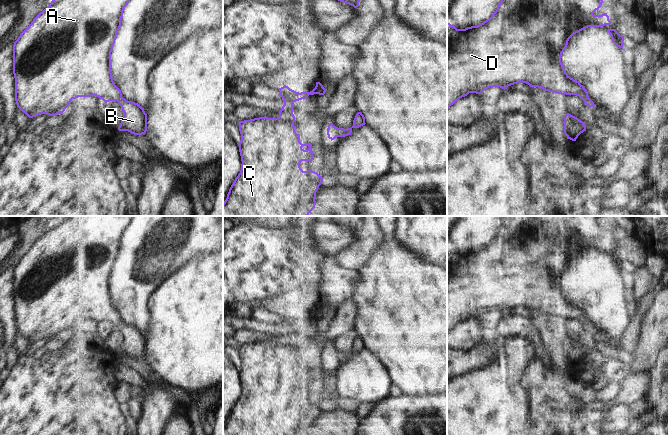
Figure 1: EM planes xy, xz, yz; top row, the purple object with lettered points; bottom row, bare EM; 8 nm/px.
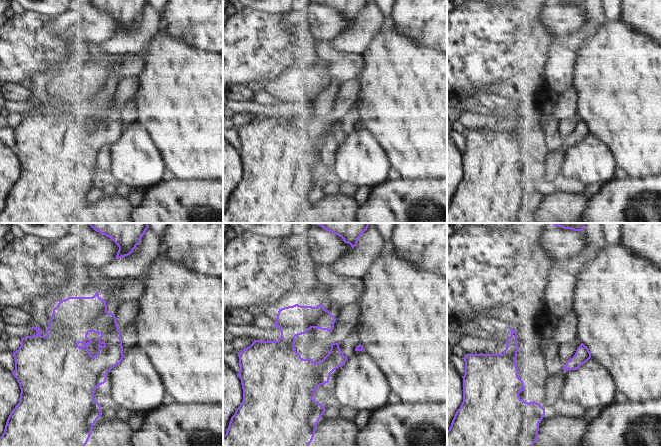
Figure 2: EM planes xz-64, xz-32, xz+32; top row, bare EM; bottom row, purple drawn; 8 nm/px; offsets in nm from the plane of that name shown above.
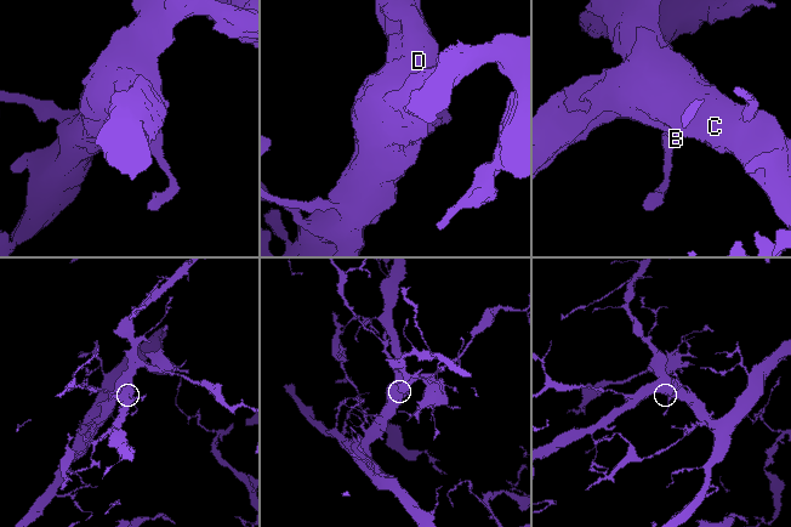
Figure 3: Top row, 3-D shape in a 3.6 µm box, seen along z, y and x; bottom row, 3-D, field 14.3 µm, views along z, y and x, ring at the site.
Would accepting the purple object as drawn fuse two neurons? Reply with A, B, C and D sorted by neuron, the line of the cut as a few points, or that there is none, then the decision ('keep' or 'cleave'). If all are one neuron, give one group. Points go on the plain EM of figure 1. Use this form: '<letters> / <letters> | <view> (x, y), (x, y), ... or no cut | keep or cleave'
A B C D | no cut | keep

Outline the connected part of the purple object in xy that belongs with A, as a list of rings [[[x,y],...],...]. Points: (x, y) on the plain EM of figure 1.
[[[59,216],[47,232],[40,236],[20,258],[13,269],[13,298],[17,331],[29,342],[40,338],[63,337],[72,323],[96,320],[105,327],[117,325],[123,335],[119,355],[142,359],[147,355],[147,338],[135,326],[122,321],[111,297],[111,276],[121,251],[123,235],[134,216]]]

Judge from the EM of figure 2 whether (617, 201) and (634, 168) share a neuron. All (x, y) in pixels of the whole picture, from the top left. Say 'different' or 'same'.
different

